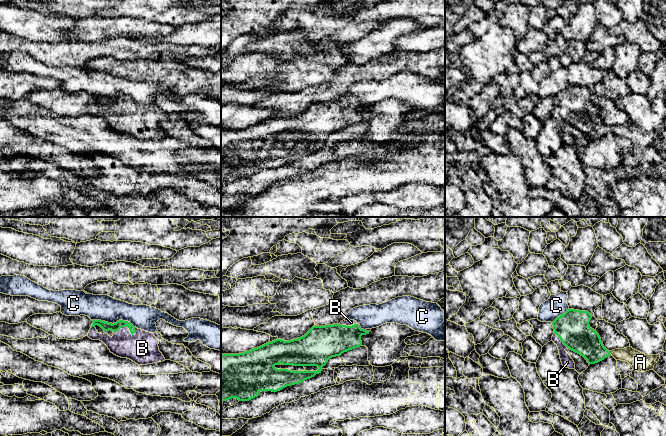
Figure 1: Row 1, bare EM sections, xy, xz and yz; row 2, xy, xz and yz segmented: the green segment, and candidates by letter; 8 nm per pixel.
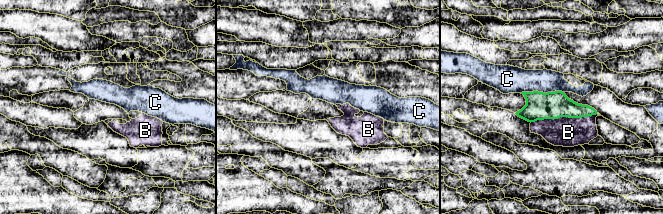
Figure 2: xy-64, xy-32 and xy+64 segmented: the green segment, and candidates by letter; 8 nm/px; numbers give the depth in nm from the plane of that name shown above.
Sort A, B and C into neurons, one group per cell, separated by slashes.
A / B / C

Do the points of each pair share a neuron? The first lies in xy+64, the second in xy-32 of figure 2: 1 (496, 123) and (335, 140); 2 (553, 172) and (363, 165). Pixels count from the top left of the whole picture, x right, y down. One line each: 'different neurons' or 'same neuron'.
1: same neuron
2: different neurons

